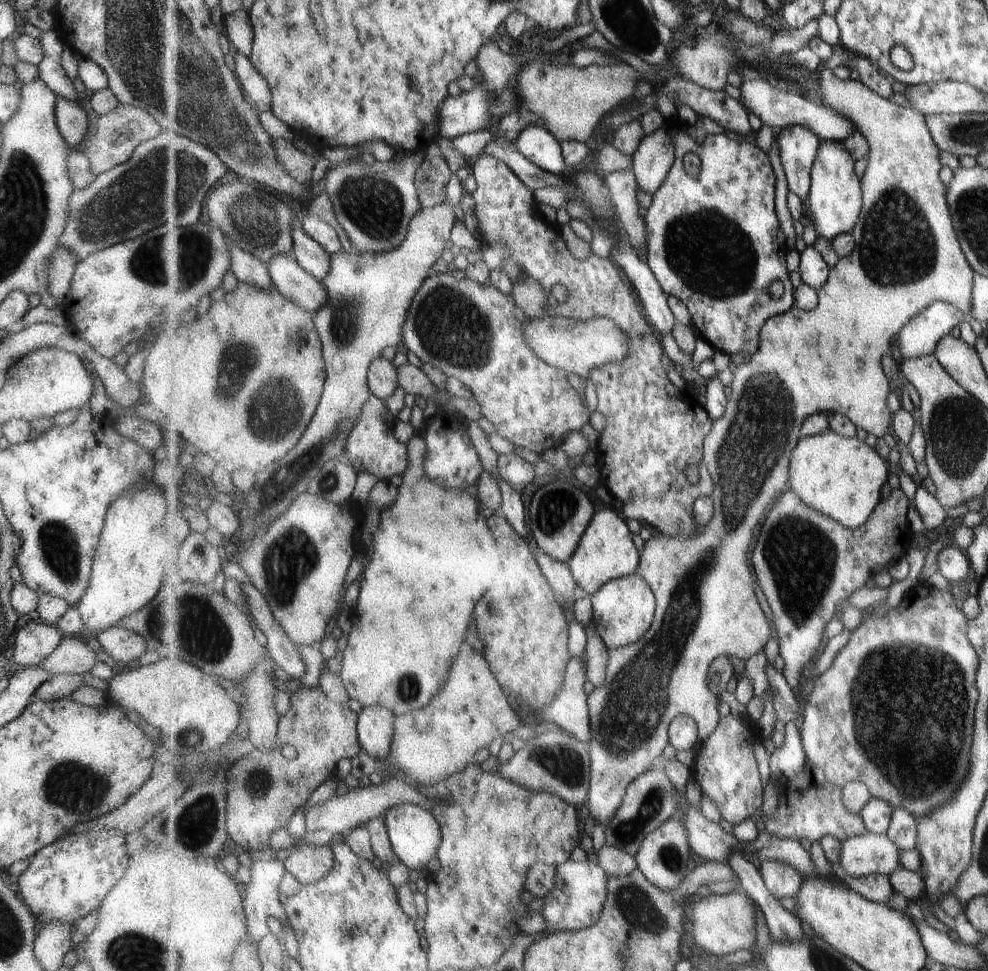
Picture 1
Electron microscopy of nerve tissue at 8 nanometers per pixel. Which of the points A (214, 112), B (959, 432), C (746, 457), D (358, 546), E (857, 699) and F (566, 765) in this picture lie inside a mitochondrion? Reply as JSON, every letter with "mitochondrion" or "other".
{"A":"mitochondrion","B":"mitochondrion","C":"mitochondrion","D":"other","E":"mitochondrion","F":"mitochondrion"}

